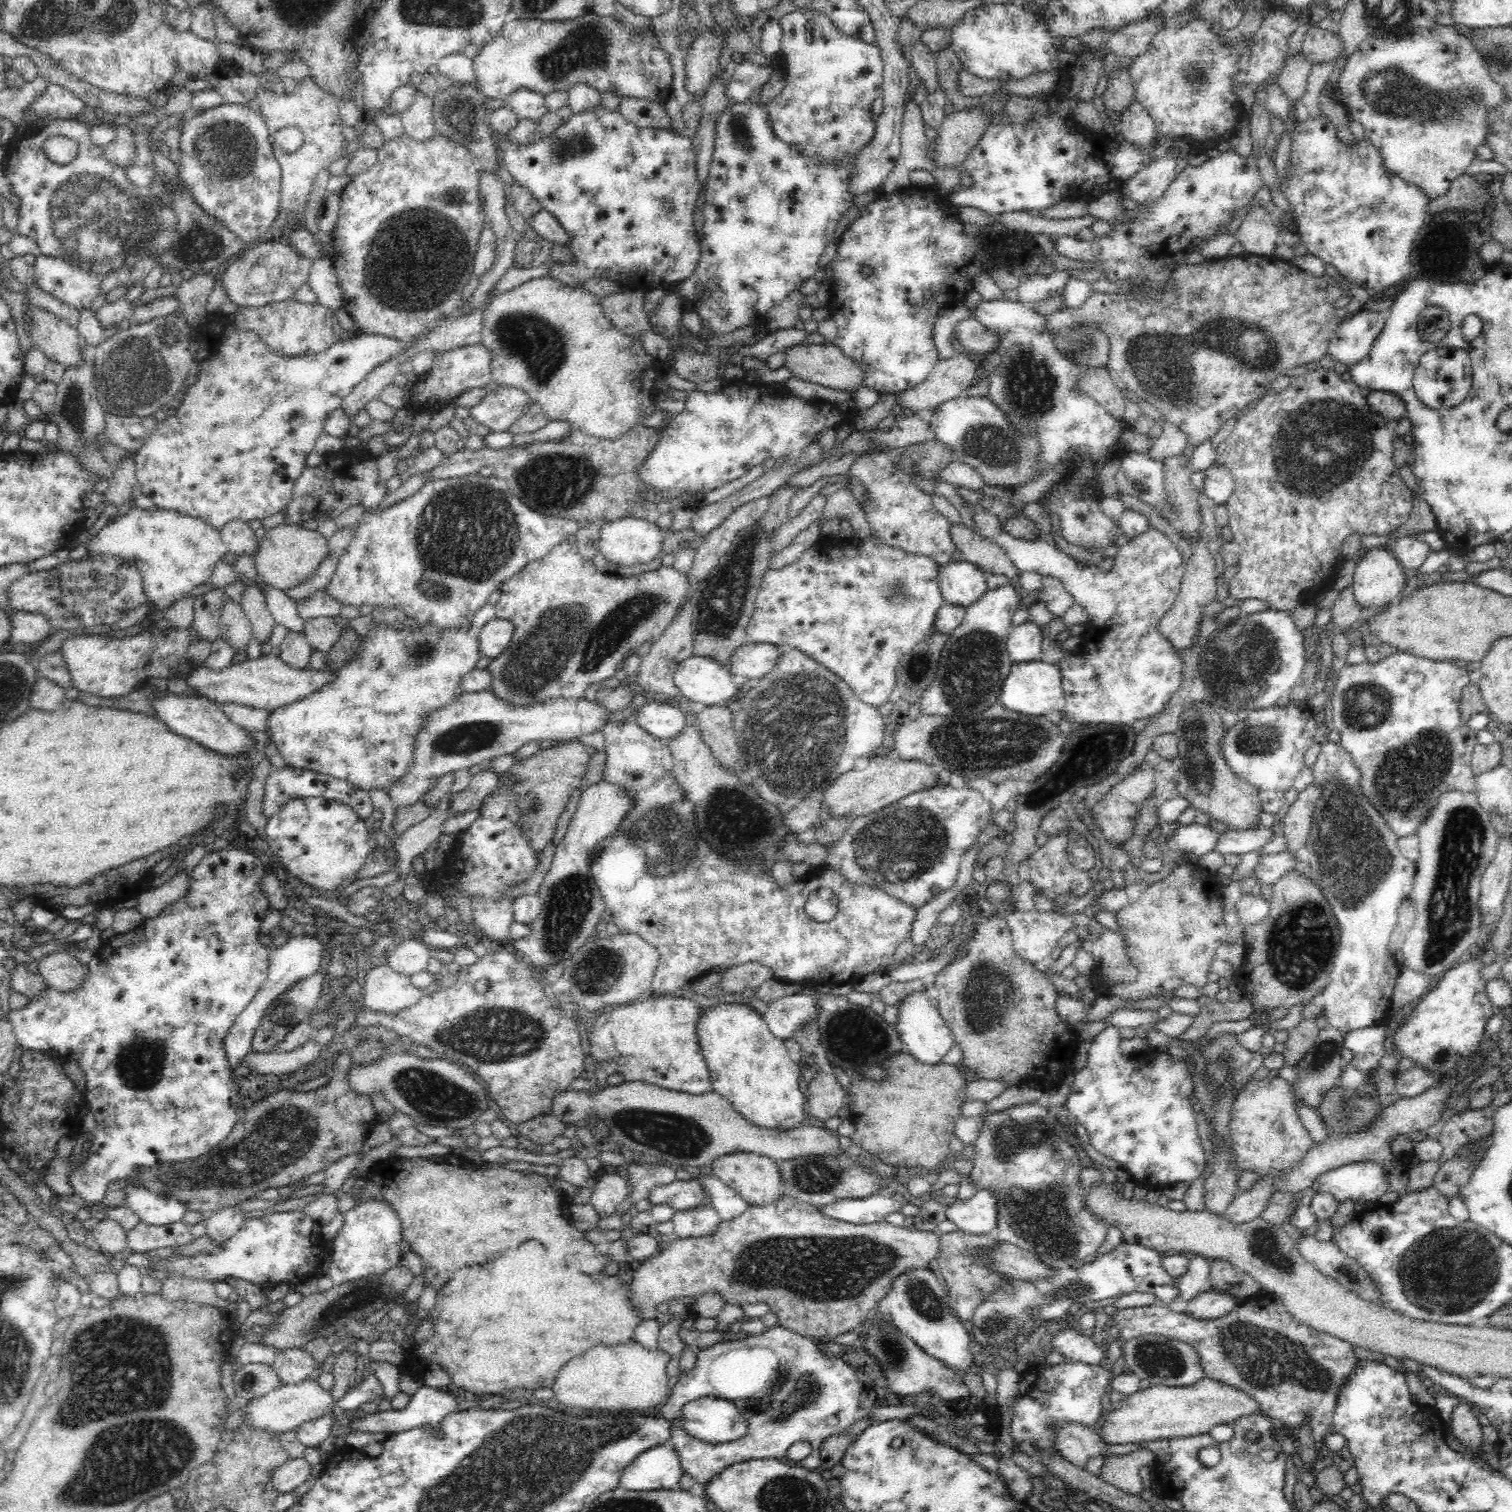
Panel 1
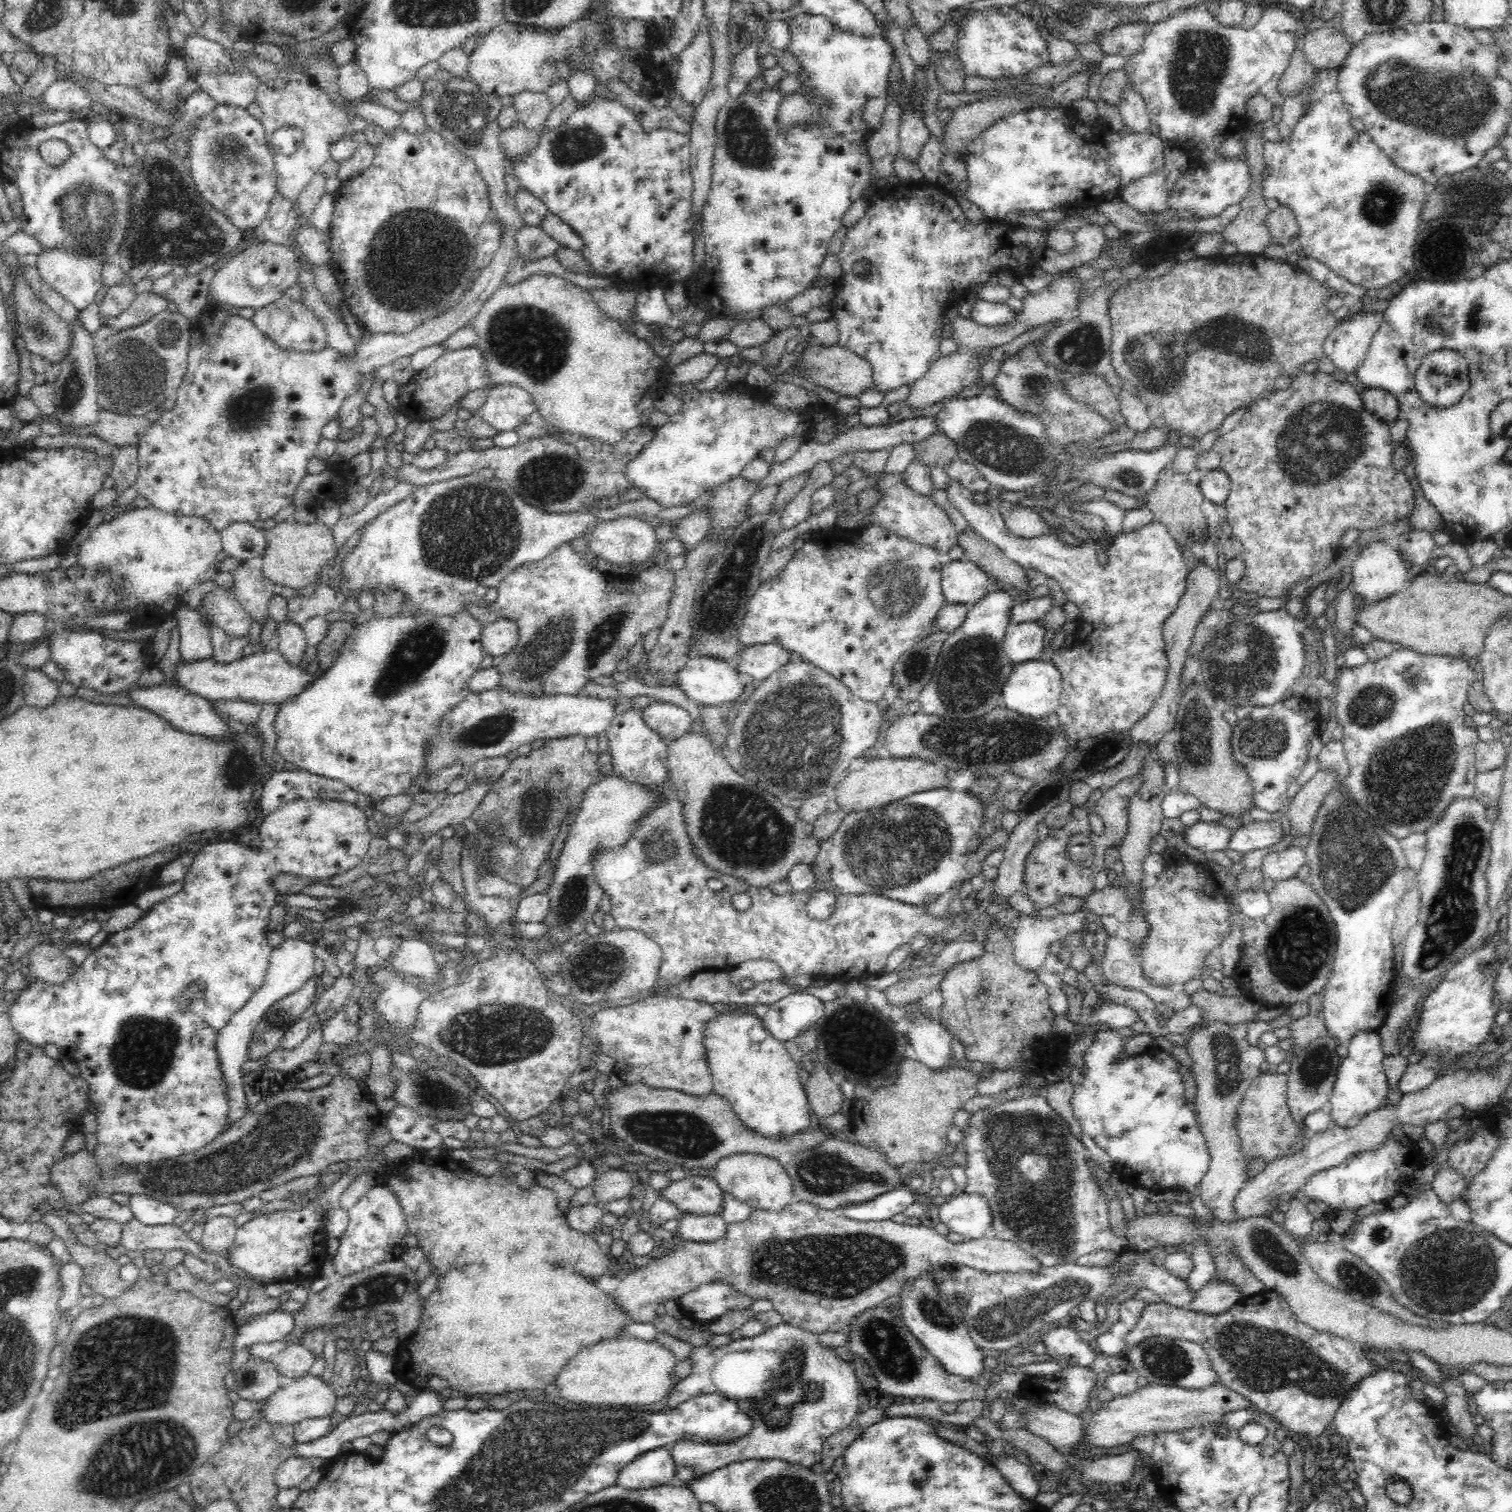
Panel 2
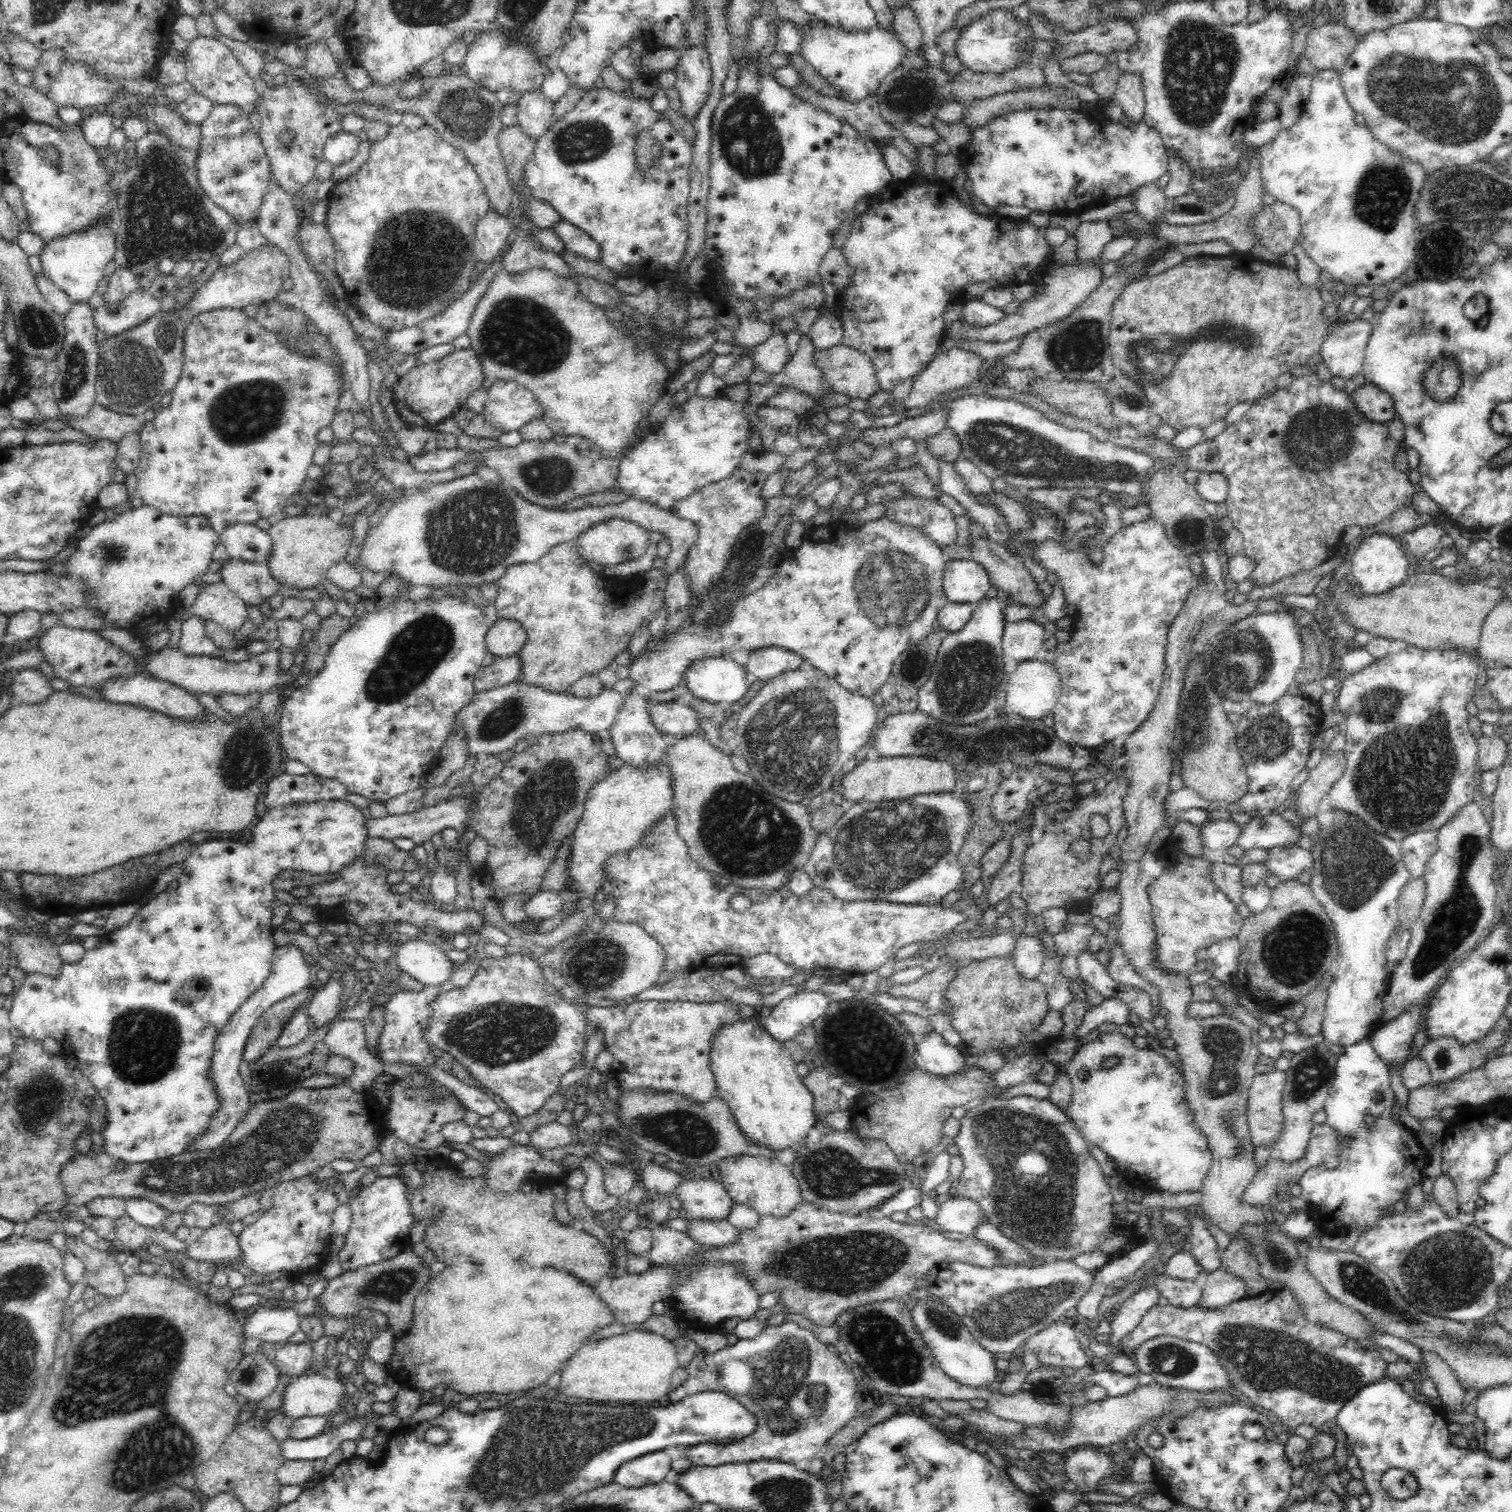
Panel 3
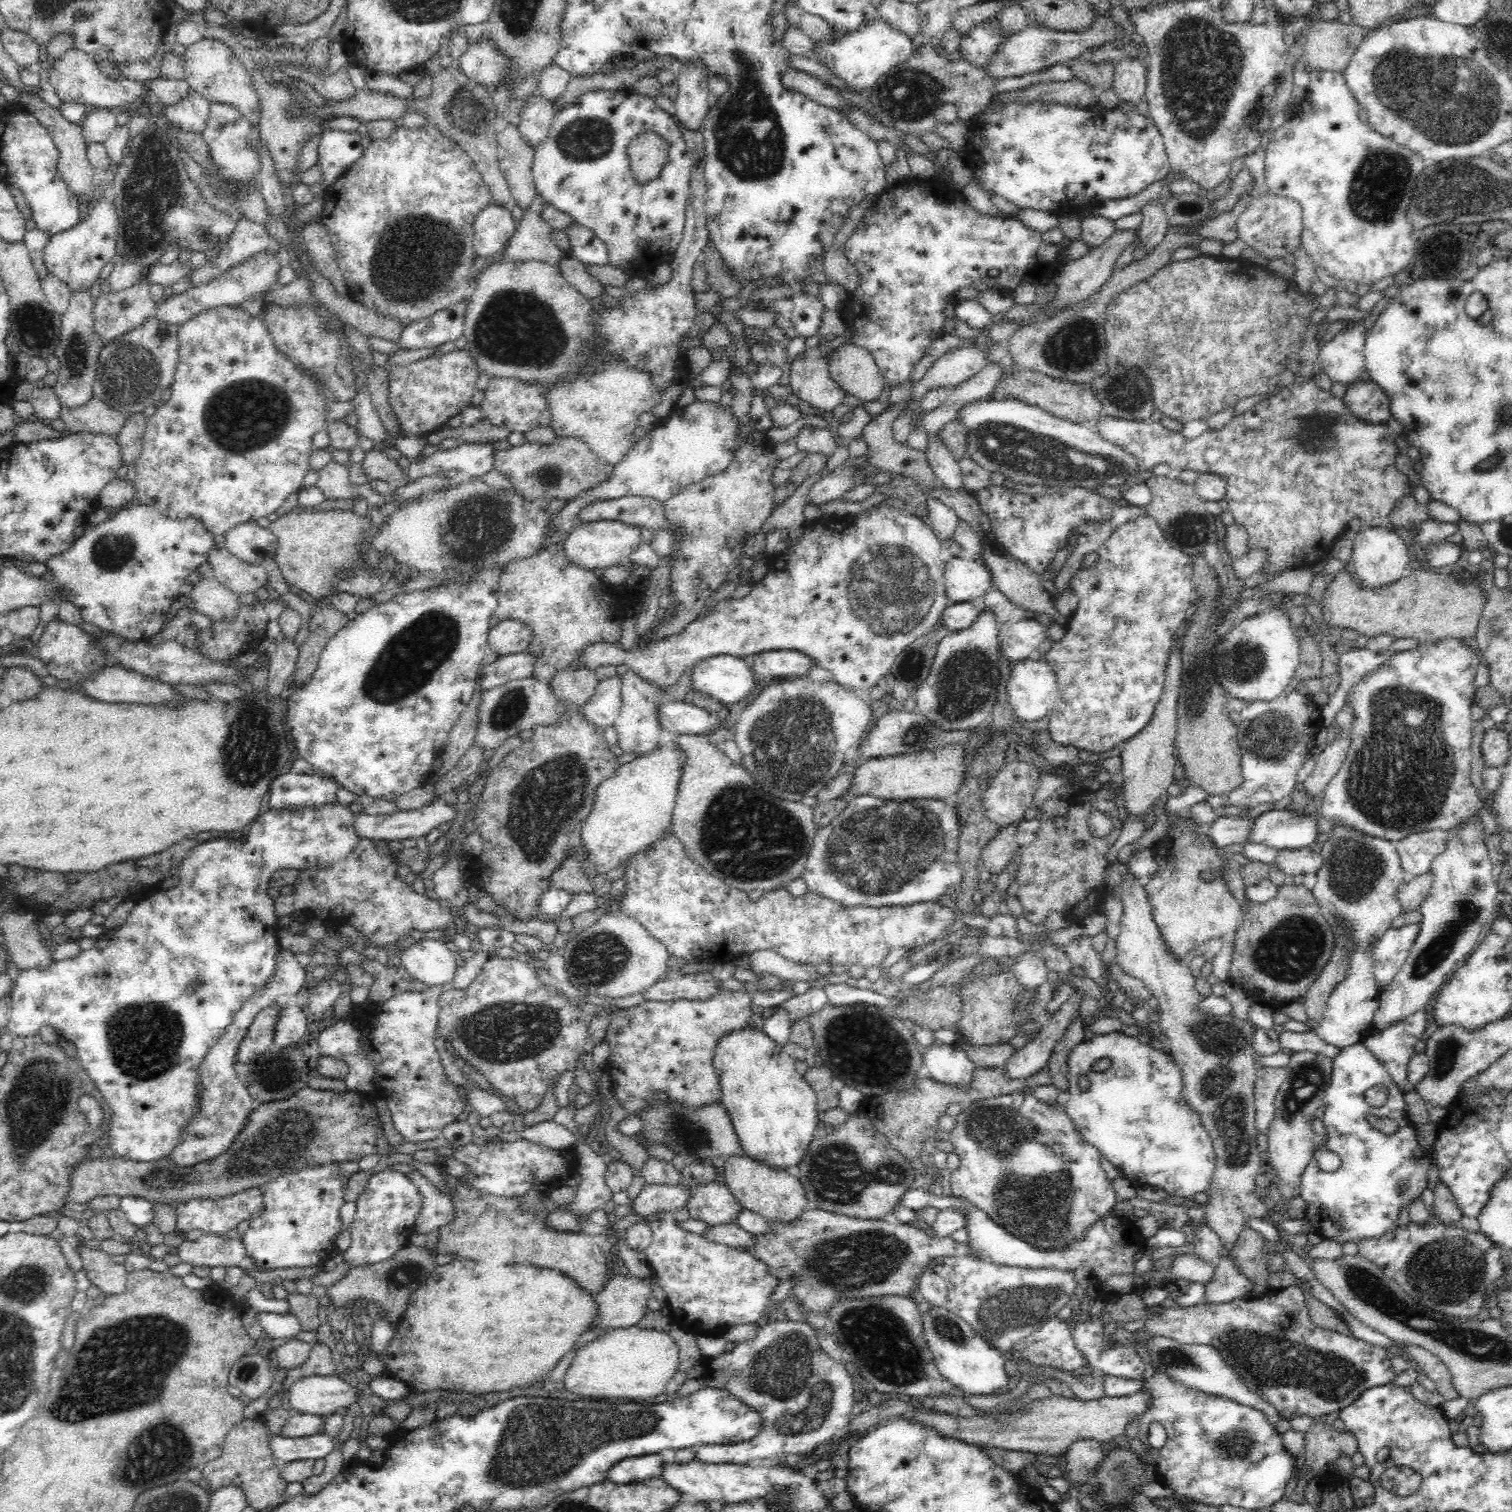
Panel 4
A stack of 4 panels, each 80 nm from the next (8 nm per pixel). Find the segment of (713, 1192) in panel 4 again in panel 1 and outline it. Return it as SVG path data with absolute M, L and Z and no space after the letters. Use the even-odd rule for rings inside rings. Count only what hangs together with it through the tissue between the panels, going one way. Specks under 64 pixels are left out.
M692 1178L689 1181L676 1180L654 1187L647 1197L653 1205L670 1205L674 1212L710 1206L708 1195Z

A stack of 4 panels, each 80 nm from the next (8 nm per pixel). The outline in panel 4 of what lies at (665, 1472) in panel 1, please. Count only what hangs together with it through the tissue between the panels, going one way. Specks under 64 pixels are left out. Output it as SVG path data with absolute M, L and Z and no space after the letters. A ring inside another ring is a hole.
M660 1453L625 1458L610 1468L608 1480L618 1485L631 1485L646 1479L659 1479L665 1464Z

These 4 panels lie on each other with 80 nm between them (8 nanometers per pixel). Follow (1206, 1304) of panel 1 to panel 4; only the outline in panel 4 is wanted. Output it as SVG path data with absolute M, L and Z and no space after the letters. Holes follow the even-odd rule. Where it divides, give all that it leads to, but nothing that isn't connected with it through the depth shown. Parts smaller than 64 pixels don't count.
M1223 1245L1220 1248L1219 1263L1215 1266L1213 1278L1205 1286L1205 1302L1208 1304L1226 1304L1232 1300L1242 1299L1243 1295L1250 1295L1253 1286L1235 1268L1235 1264L1228 1258L1229 1249Z

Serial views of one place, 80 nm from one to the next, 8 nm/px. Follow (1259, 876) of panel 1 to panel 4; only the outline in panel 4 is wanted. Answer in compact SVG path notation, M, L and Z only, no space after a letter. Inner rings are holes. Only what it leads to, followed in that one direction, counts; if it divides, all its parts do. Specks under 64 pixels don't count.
M1308 847L1298 849L1280 849L1274 860L1280 871L1288 880L1298 874L1316 873L1322 865L1322 858Z

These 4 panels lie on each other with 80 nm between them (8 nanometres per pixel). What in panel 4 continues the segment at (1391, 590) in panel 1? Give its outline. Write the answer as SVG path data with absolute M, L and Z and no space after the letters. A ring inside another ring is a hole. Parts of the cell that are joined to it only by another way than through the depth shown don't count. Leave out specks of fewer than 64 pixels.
M1387 525L1380 527L1364 527L1361 533L1353 536L1352 574L1359 585L1366 589L1380 589L1394 584L1409 572L1409 550L1405 543L1406 536Z

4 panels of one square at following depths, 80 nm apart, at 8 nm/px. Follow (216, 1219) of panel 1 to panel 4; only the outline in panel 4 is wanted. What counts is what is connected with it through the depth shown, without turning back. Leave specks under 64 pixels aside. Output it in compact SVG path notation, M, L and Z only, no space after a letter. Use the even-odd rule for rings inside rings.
M204 1234L199 1239L186 1240L174 1250L180 1262L194 1266L240 1267L241 1269L257 1269L254 1261L246 1255L241 1238L230 1239L226 1234Z

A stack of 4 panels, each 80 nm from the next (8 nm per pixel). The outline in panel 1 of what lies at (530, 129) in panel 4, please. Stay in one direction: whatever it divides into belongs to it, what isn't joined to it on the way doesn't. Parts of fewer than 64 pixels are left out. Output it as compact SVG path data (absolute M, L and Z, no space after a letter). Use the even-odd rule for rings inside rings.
M516 88L504 98L504 106L508 107L520 119L538 121L547 113L546 99L543 94L528 88Z

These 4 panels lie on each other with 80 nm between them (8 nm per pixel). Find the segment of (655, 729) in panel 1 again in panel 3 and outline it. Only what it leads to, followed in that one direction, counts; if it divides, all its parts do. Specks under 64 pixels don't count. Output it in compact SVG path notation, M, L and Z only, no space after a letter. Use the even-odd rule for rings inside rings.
M660 701L648 708L648 716L652 725L663 735L671 734L680 739L688 734L699 733L698 719L695 710L689 703L680 701Z

